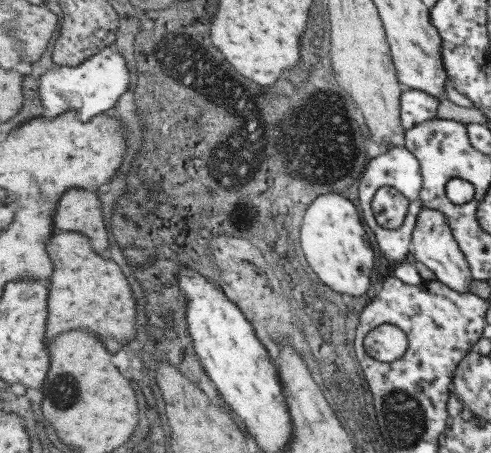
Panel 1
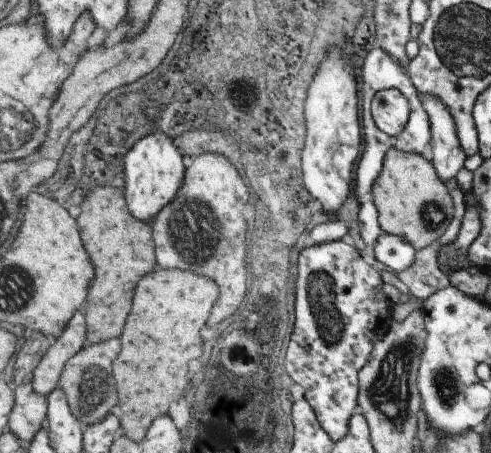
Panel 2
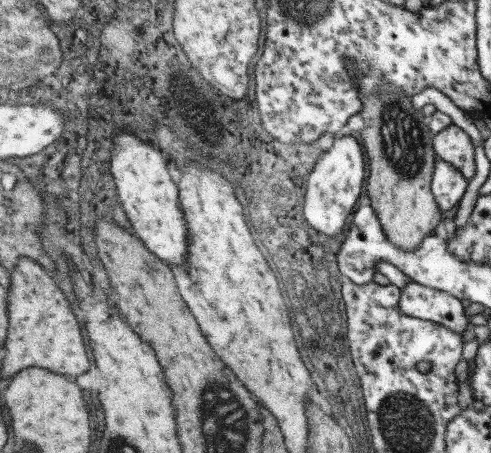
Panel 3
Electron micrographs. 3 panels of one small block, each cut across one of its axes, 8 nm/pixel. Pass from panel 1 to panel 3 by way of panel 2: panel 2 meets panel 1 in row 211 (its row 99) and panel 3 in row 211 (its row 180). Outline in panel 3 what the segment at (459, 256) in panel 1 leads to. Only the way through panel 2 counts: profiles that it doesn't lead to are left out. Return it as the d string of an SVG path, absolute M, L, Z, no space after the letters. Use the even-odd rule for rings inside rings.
M435 156L435 170L431 178L431 194L435 202L439 204L441 212L451 210L465 194L467 180L461 176L459 170L455 170L449 162Z

